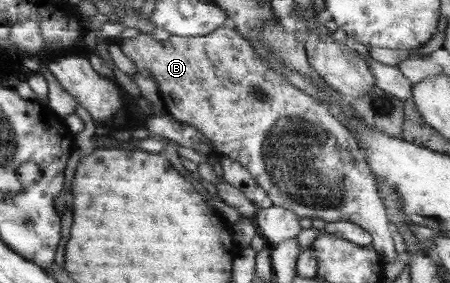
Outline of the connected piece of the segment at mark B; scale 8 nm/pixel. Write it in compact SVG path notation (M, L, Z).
M227 18L224 24L218 26L216 30L199 37L177 37L169 35L166 40L155 40L152 36L139 31L137 36L131 38L117 38L115 41L119 46L122 54L134 64L137 72L148 70L152 80L156 84L156 90L163 104L164 112L168 113L174 120L187 124L197 130L206 139L210 140L212 149L216 151L217 156L230 158L234 162L238 162L250 175L256 180L257 185L261 186L269 199L272 200L272 205L292 212L299 219L320 219L325 223L346 221L358 225L362 230L365 230L371 236L371 245L374 250L377 250L386 262L396 259L396 253L392 244L392 239L388 233L388 213L385 209L385 202L382 199L380 191L377 189L376 179L373 177L369 166L366 163L365 156L362 154L361 148L358 146L357 138L351 133L349 128L346 128L345 123L338 118L338 115L333 114L328 107L319 103L317 99L313 99L305 92L298 90L292 86L283 76L272 68L269 63L260 58L251 44L233 28L232 22Z

